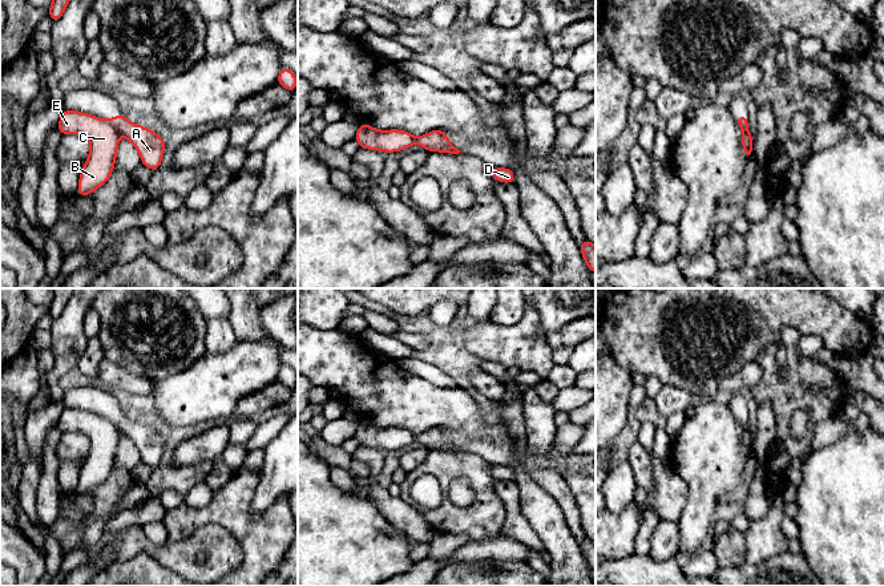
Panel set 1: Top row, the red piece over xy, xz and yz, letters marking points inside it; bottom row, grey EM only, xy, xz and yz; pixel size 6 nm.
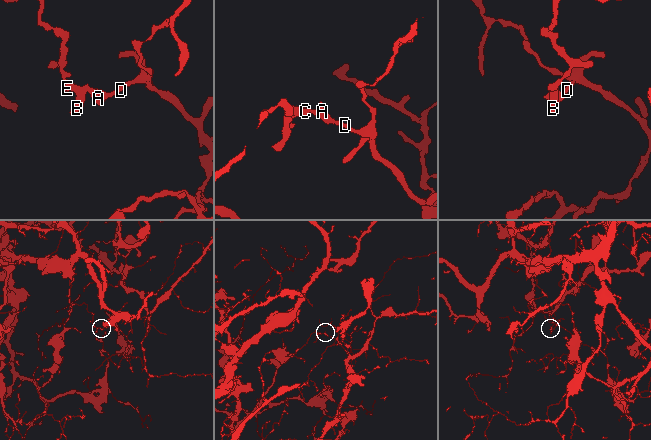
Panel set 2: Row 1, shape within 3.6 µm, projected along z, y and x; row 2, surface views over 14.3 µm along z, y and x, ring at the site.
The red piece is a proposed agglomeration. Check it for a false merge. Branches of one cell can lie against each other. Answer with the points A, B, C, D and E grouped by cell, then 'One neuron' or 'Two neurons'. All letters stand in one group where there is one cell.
Groups: A D / B C E. Two neurons

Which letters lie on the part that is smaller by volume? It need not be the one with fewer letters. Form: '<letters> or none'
A, D

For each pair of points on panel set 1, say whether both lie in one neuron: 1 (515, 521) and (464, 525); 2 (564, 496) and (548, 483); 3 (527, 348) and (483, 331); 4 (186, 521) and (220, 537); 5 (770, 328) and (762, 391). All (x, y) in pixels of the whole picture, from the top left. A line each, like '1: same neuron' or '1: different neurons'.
1: different neurons
2: same neuron
3: same neuron
4: different neurons
5: different neurons

